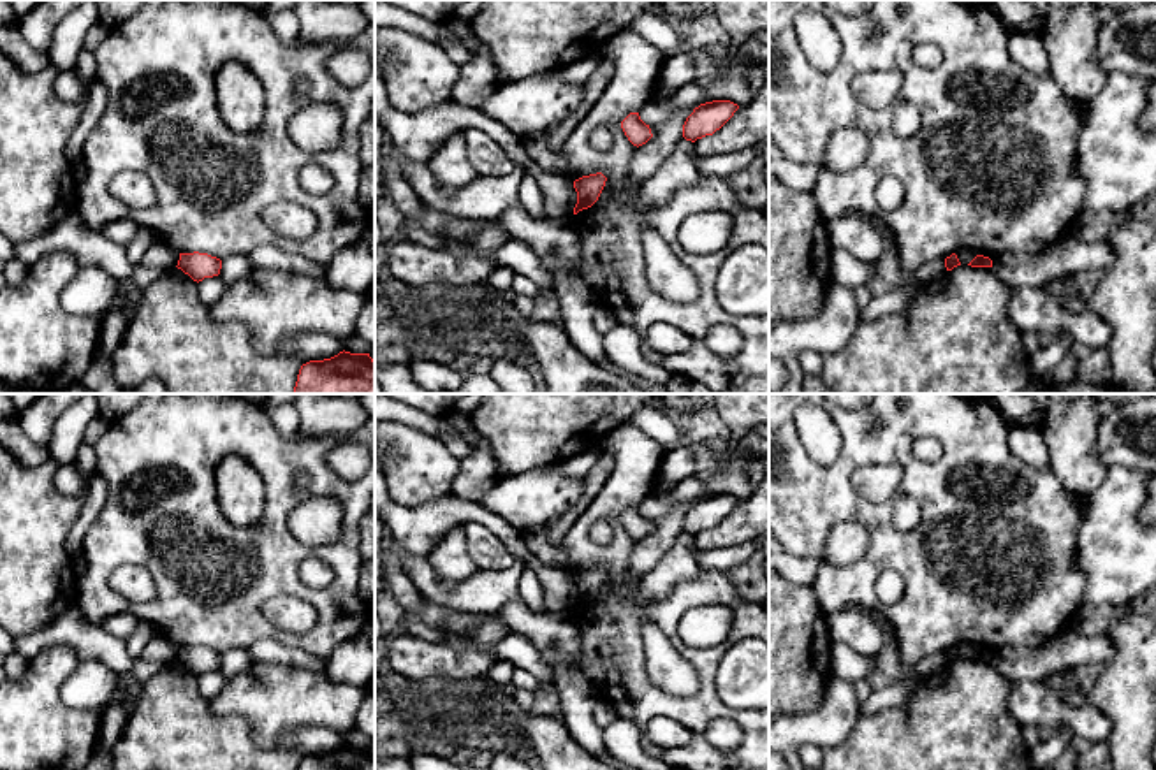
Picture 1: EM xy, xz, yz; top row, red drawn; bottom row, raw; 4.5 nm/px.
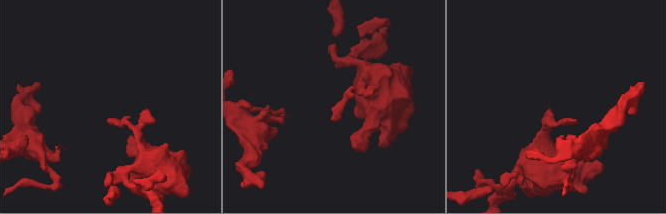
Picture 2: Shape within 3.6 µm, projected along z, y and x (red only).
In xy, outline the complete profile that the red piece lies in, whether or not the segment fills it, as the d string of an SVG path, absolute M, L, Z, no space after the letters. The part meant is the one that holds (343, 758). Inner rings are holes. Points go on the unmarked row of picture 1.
M343 744L331 752L303 758L297 770L375 770L375 754L369 747Z

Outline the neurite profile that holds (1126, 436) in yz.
M1130 394L1098 429L1101 464L1156 475L1156 394Z

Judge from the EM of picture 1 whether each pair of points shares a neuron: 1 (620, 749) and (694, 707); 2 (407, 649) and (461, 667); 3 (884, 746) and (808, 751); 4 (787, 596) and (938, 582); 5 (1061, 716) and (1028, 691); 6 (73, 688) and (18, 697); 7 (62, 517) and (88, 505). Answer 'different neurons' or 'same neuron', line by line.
1: different neurons
2: same neuron
3: different neurons
4: different neurons
5: same neuron
6: different neurons
7: different neurons

